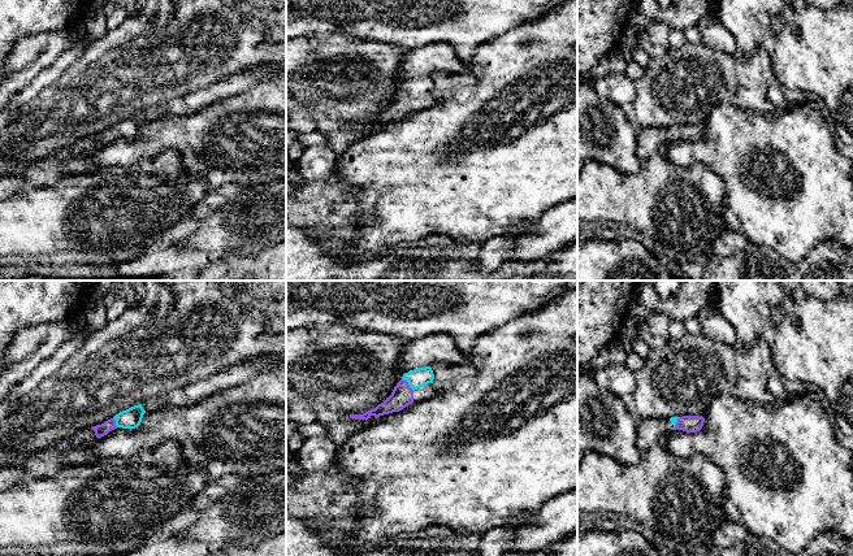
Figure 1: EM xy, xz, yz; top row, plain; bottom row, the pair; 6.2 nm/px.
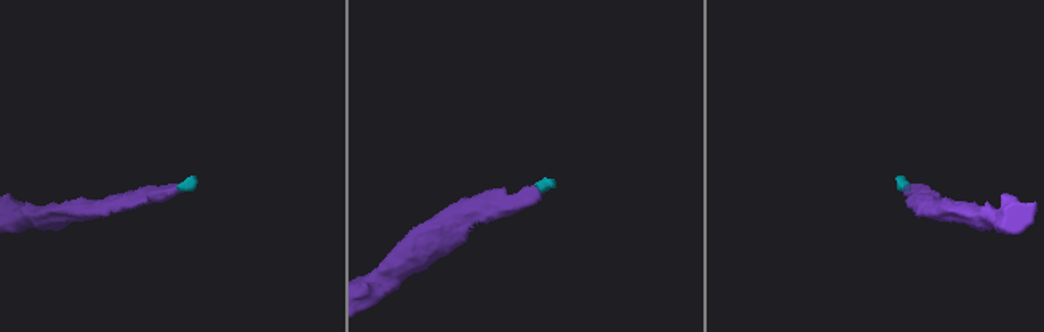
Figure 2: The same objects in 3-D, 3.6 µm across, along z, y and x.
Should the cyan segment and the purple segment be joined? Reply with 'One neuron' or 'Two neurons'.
One neuron

